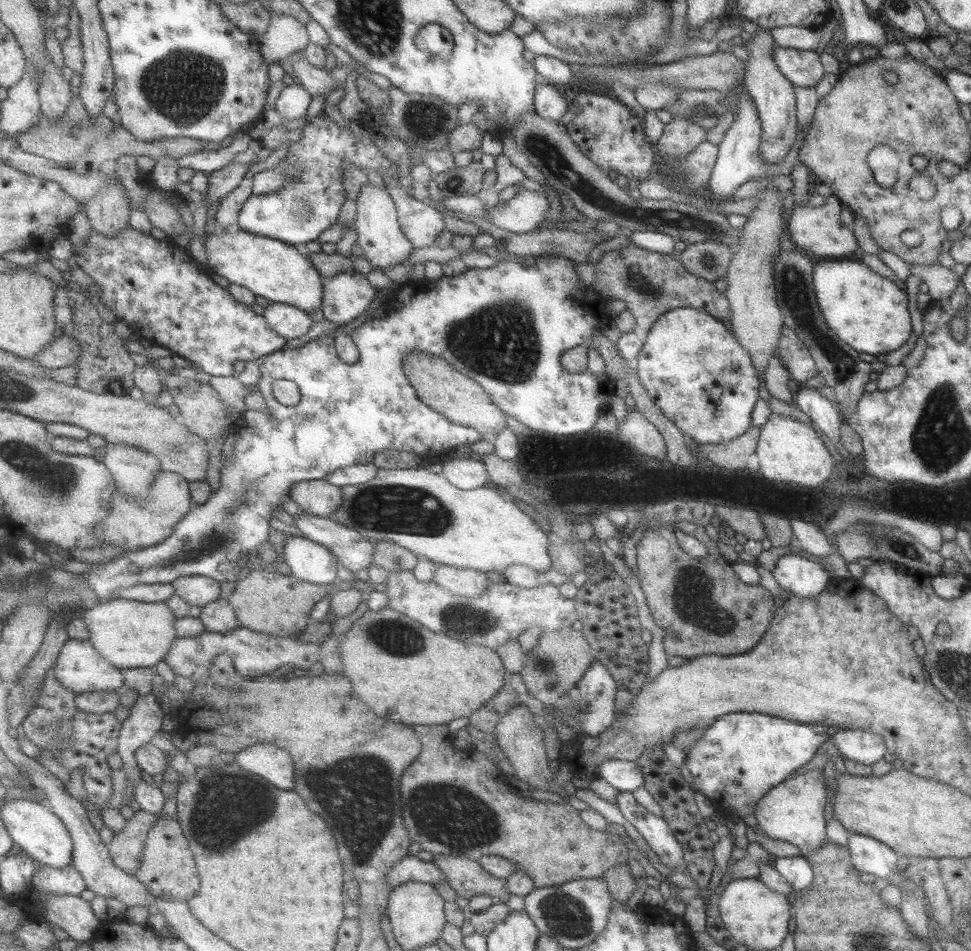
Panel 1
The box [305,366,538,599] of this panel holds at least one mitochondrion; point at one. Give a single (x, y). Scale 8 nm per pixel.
(399, 508)

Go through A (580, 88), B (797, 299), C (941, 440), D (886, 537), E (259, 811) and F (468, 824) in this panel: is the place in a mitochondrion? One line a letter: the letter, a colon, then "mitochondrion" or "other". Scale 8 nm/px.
A: other
B: mitochondrion
C: mitochondrion
D: mitochondrion
E: mitochondrion
F: mitochondrion

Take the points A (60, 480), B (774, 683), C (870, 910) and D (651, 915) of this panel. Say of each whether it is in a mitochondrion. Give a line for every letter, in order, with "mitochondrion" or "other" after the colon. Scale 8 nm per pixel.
A: mitochondrion
B: other
C: other
D: other

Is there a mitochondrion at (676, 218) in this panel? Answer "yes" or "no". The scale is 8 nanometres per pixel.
yes

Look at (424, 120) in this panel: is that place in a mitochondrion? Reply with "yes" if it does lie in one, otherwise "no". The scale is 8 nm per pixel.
yes

